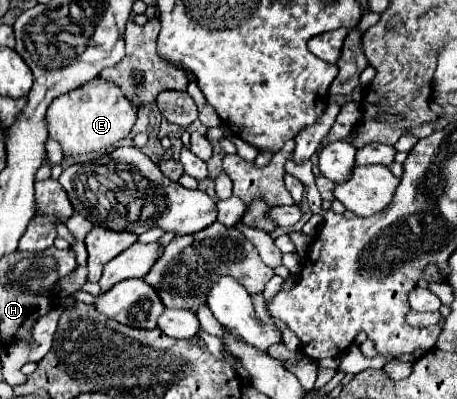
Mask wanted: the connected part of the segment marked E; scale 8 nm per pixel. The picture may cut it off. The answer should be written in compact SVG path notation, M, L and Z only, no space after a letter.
M93 79L89 85L53 99L45 119L49 139L59 141L63 157L75 157L83 153L99 153L125 139L137 119L137 107L129 105L117 85L103 79Z

